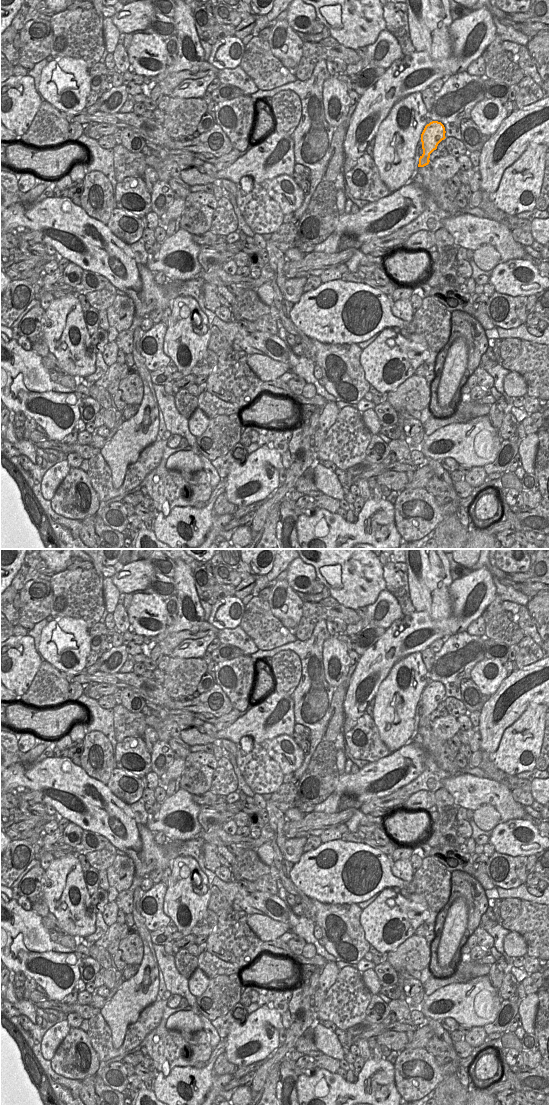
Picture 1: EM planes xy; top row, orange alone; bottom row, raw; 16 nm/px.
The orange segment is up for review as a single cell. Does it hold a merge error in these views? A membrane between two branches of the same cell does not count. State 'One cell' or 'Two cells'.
One cell

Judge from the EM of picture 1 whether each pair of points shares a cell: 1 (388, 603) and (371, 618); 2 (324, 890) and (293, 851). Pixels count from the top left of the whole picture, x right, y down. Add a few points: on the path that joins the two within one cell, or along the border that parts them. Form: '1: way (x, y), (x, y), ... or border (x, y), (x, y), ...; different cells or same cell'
1: way (384, 607), (375, 615); same cell
2: border (303, 852), (300, 859), (294, 864); different cells

